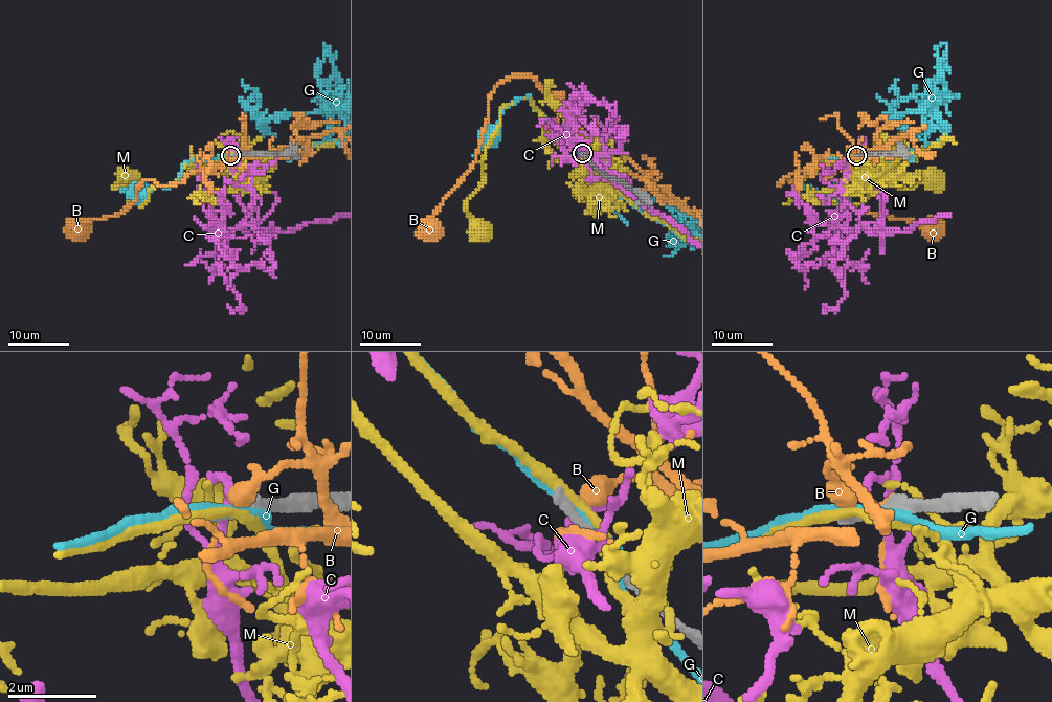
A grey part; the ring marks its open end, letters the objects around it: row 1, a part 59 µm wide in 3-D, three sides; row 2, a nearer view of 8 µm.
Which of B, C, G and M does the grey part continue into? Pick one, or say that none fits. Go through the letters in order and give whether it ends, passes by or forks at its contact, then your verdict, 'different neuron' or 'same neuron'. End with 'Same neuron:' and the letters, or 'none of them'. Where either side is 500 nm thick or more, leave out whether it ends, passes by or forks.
B: it passes by | different neuron
C: it ends | different neuron
G: it passes by | different neuron
M: it passes by | different neuron
Same neuron: none of them

